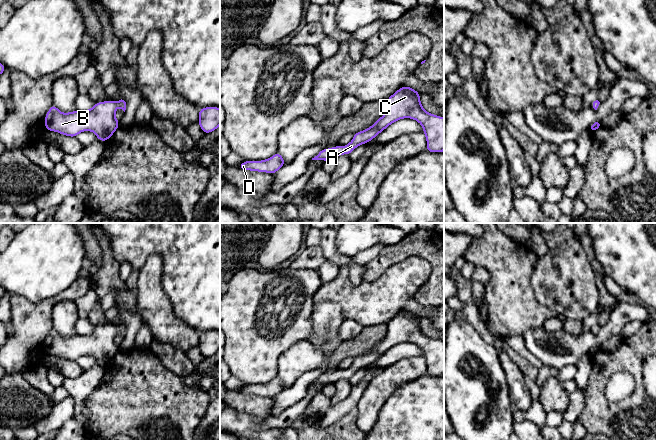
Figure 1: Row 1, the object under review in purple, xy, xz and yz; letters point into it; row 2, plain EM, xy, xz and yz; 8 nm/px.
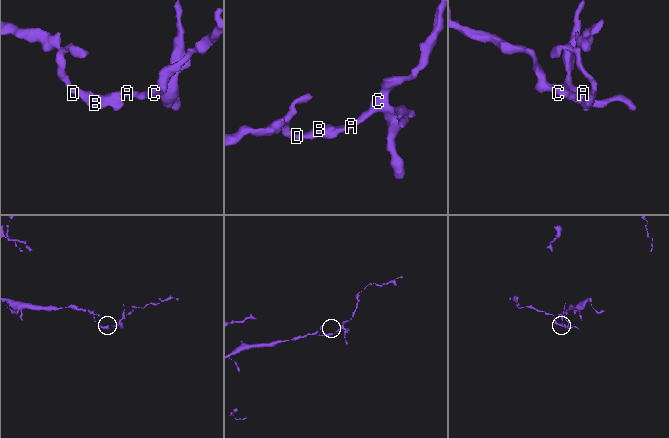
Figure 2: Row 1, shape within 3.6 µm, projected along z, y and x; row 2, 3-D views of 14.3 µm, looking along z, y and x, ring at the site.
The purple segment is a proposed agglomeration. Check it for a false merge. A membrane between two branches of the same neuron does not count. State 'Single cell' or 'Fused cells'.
Single cell

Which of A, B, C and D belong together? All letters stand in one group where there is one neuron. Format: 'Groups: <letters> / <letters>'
Groups: A B C D

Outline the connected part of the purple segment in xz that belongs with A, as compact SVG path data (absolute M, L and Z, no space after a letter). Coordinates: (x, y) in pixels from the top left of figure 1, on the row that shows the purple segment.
M402 86L387 99L385 114L371 127L354 133L353 140L342 148L336 145L330 149L322 149L312 160L335 160L341 154L349 155L356 147L368 143L390 124L403 118L412 118L423 126L427 140L426 151L444 151L444 118L426 112L420 103L420 93Z

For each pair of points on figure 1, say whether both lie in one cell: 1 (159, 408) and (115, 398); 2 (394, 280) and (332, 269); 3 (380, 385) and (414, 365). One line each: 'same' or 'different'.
1: same
2: different
3: same

